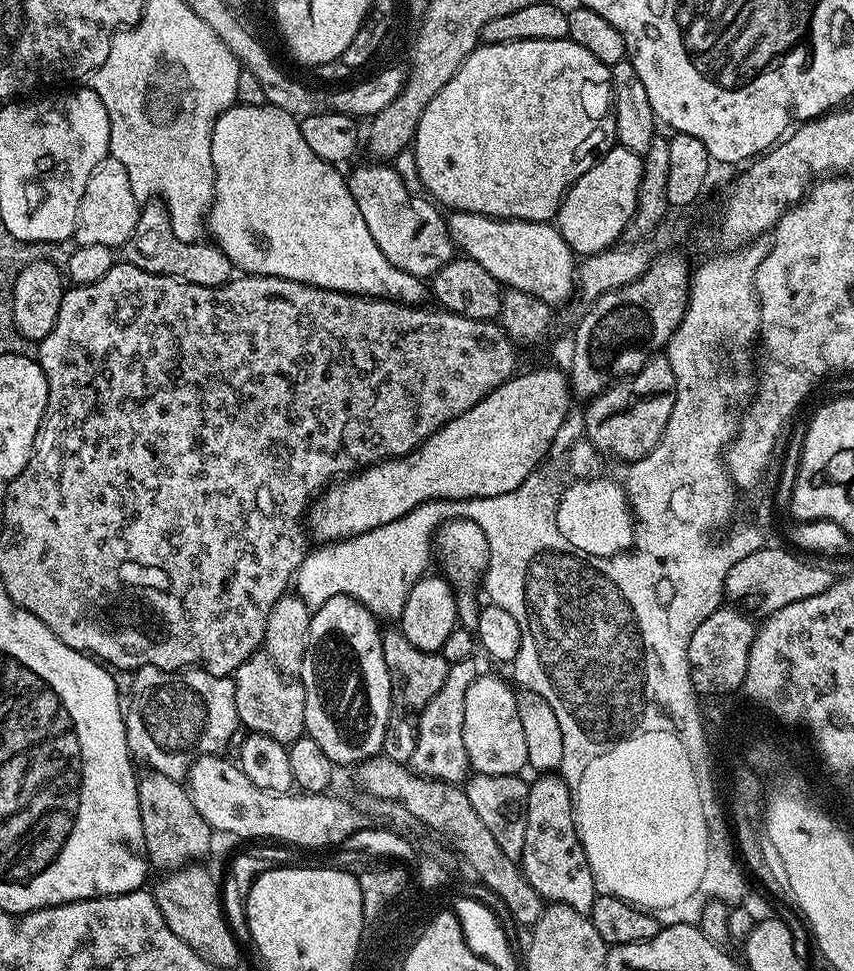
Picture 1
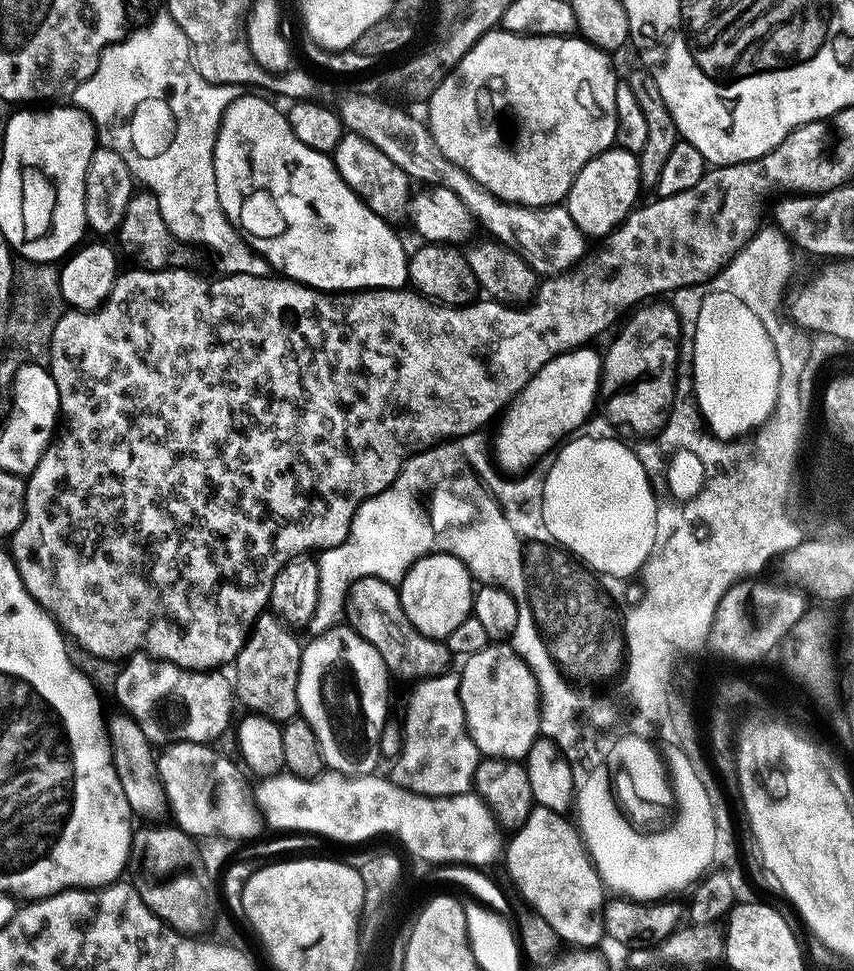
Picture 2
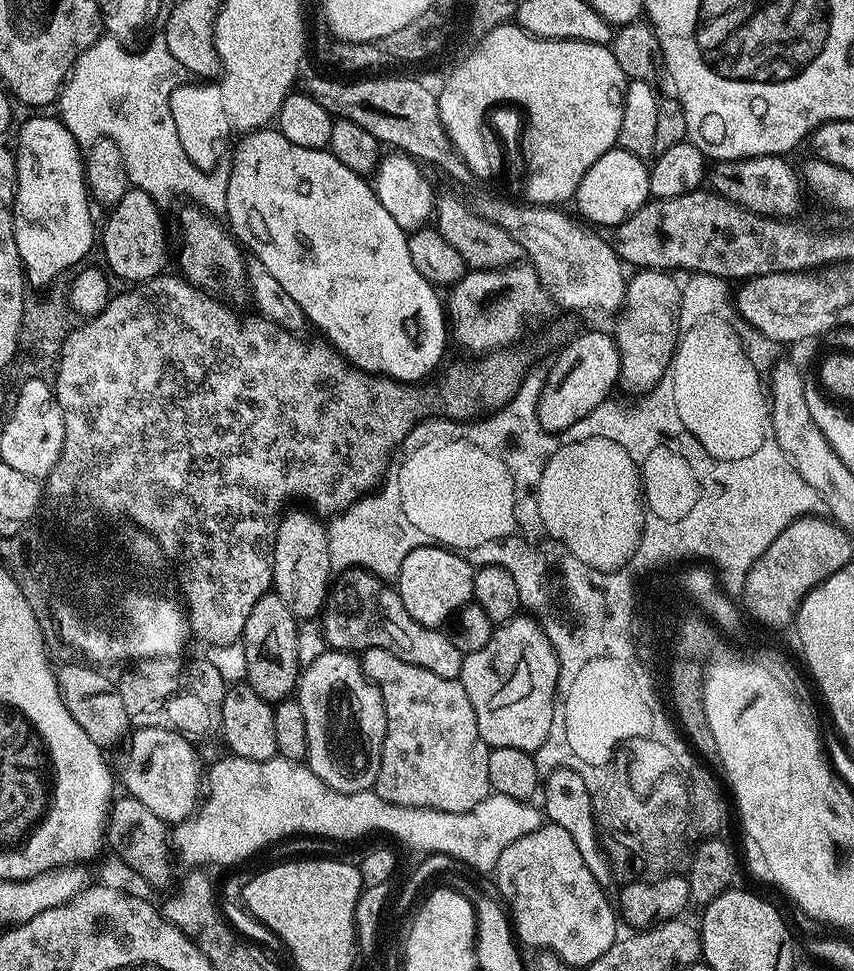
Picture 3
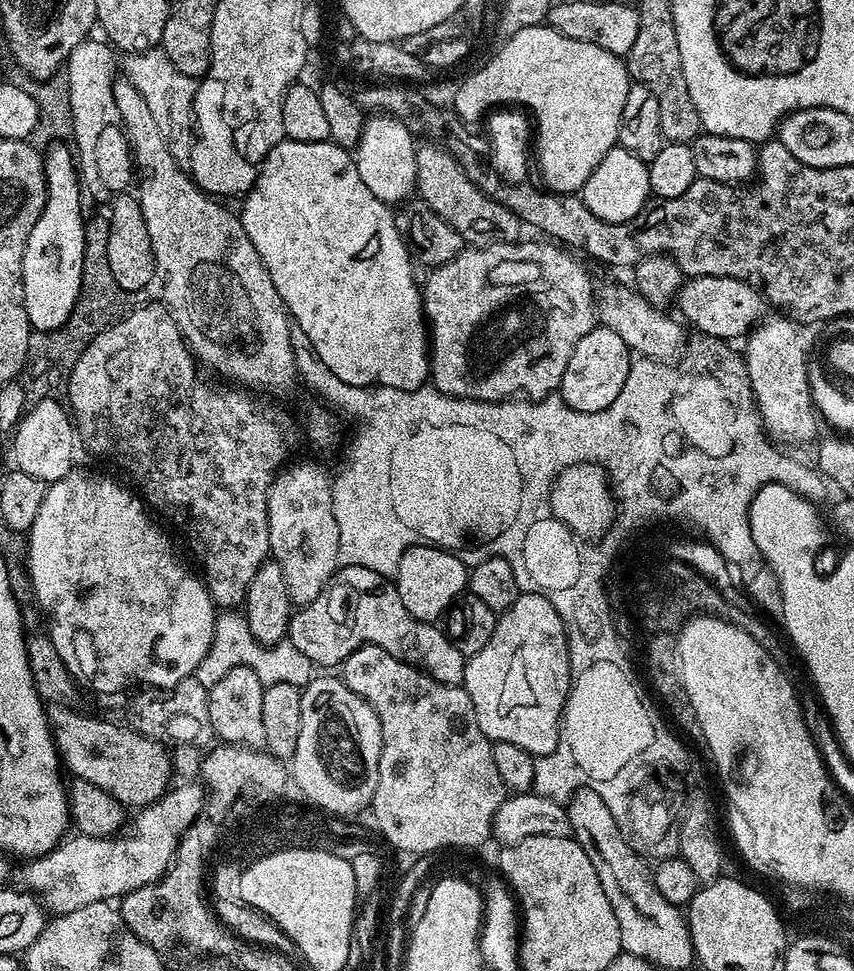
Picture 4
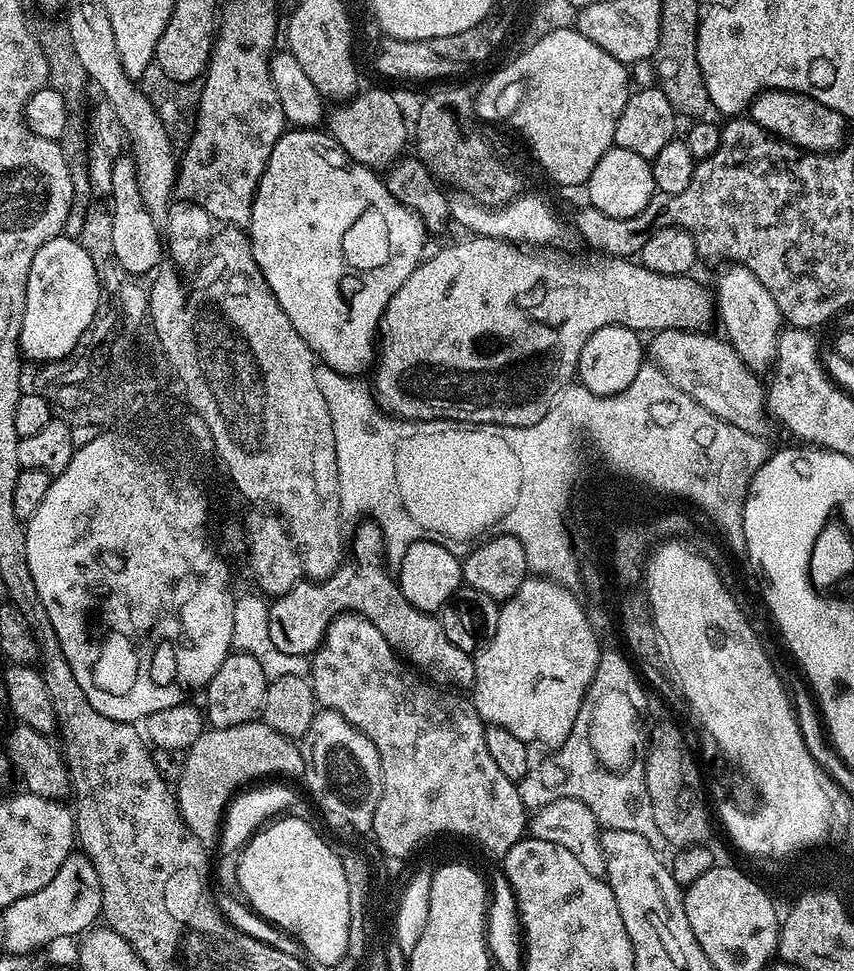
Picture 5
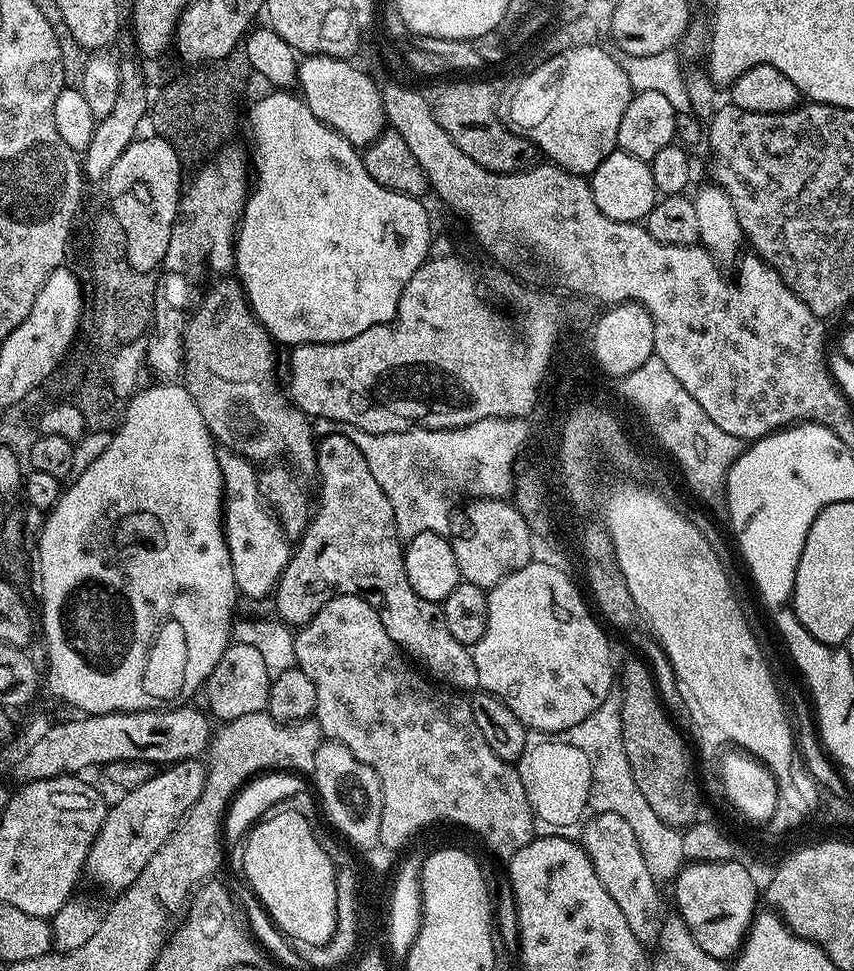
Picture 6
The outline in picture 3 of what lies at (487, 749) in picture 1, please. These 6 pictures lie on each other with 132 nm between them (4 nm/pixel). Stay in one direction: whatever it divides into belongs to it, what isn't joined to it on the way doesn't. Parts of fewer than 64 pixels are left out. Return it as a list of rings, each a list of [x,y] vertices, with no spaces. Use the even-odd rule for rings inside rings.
[[[518,614],[512,620],[493,627],[490,642],[486,642],[482,650],[465,655],[459,681],[470,698],[470,706],[474,706],[474,718],[478,718],[478,734],[482,734],[489,749],[514,746],[534,754],[542,742],[546,742],[546,734],[550,734],[550,722],[556,709],[559,666],[556,652],[544,631],[528,614]]]

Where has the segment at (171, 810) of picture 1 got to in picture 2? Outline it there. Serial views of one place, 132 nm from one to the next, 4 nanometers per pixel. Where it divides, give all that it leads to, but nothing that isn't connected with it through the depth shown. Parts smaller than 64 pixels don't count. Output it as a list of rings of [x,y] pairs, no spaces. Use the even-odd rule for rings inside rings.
[[[119,714],[110,720],[110,743],[112,745],[112,761],[116,766],[116,773],[122,782],[122,790],[126,794],[126,802],[130,810],[144,822],[160,822],[164,815],[168,816],[170,807],[168,804],[167,790],[160,780],[158,756],[154,746],[142,734],[138,722],[134,722],[131,716]]]

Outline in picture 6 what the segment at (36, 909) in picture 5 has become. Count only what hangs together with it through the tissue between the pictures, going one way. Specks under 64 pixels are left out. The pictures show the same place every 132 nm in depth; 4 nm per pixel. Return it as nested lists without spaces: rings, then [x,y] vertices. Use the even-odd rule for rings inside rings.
[[[199,759],[177,761],[161,767],[150,782],[127,789],[121,795],[124,797],[109,807],[90,846],[86,876],[104,892],[123,894],[138,878],[138,874],[146,870],[146,862],[150,862],[152,855],[171,838],[185,813],[201,797],[206,772],[205,763]]]

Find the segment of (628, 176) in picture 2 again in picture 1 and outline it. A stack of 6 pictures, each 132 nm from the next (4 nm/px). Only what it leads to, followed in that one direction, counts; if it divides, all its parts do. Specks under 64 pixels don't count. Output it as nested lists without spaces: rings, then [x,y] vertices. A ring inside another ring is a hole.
[[[613,146],[609,148],[607,154],[597,160],[594,166],[590,166],[586,170],[586,174],[582,174],[582,178],[578,178],[578,182],[572,184],[556,212],[554,227],[560,231],[562,238],[572,247],[573,253],[587,258],[604,248],[613,247],[623,237],[624,228],[630,222],[630,218],[636,209],[638,182],[642,178],[643,169],[644,161],[641,153]]]

